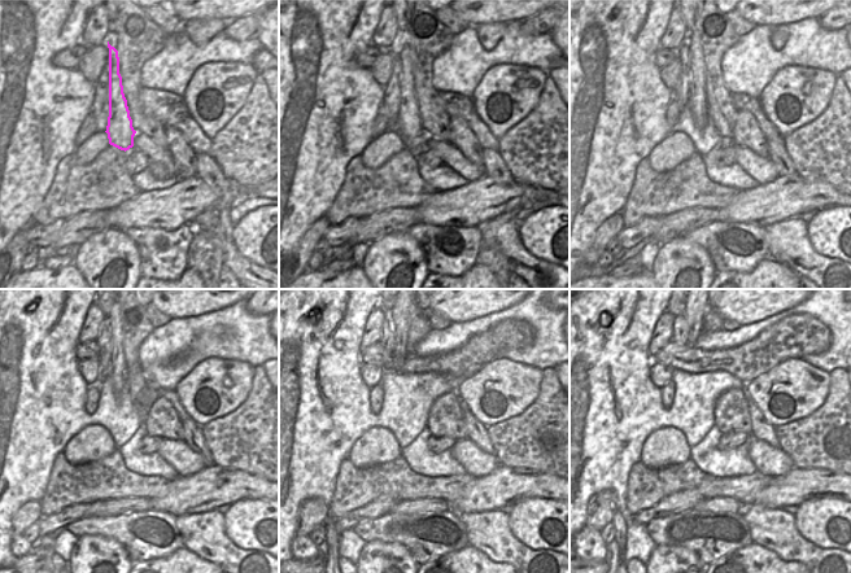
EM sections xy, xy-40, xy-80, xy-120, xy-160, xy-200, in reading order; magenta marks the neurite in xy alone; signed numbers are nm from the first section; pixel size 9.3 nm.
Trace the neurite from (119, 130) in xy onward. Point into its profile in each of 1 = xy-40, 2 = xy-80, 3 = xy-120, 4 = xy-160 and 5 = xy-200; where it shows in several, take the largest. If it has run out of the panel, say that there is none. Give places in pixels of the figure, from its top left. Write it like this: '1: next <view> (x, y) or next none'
1: next xy-40 (409, 123)
2: next xy-80 (698, 105)
3: next xy-120 (117, 375)
4: next xy-160 (401, 315)
5: next xy-200 (694, 315)

